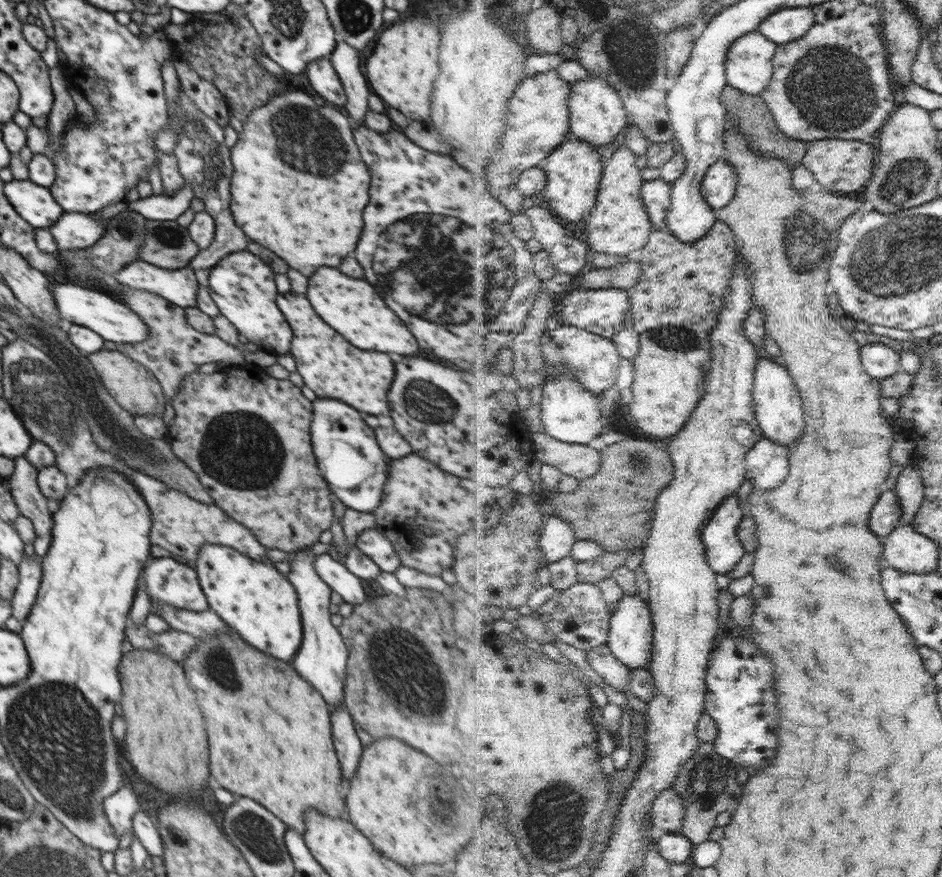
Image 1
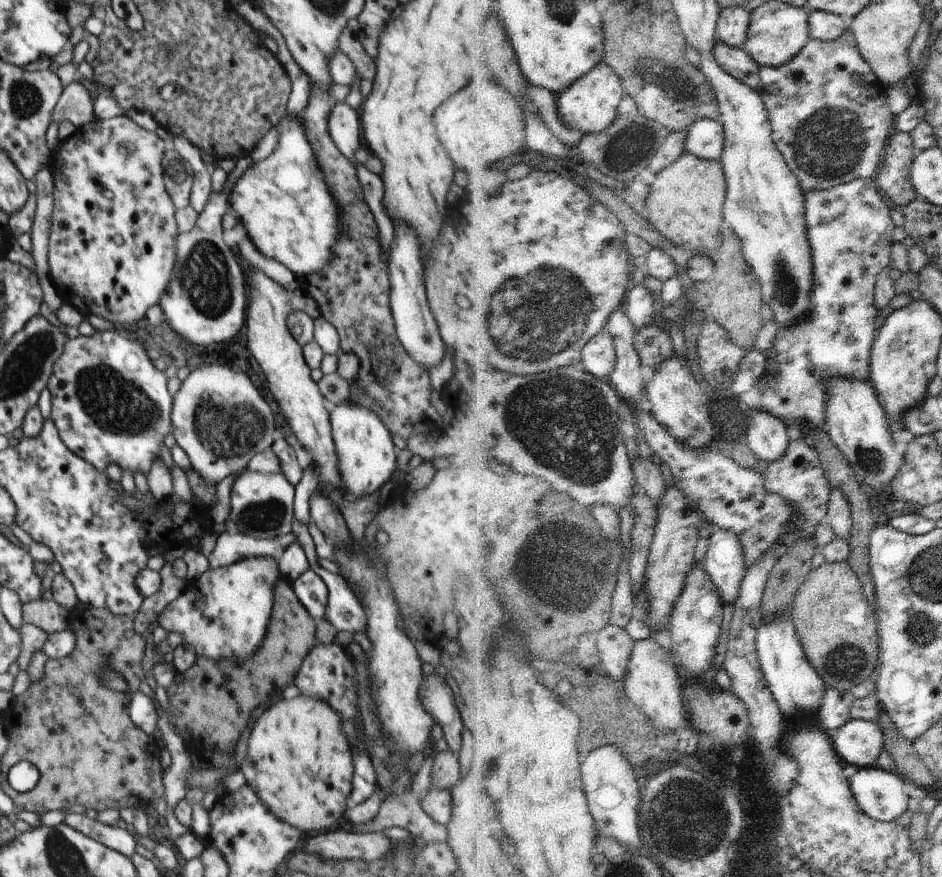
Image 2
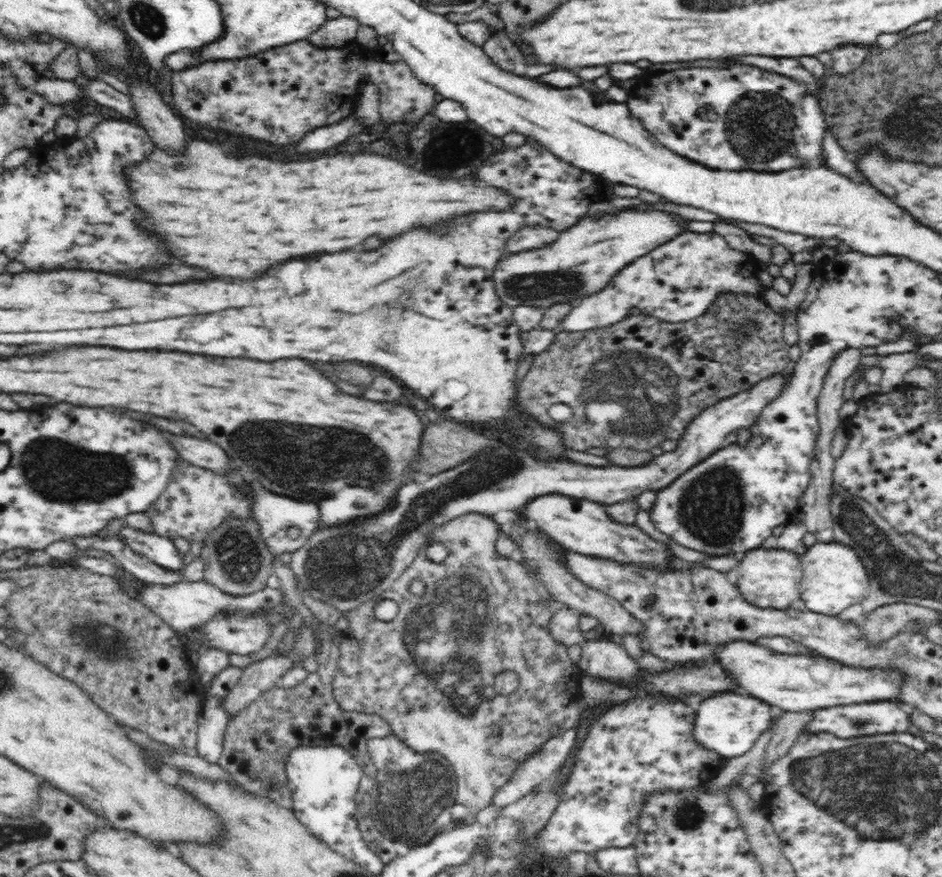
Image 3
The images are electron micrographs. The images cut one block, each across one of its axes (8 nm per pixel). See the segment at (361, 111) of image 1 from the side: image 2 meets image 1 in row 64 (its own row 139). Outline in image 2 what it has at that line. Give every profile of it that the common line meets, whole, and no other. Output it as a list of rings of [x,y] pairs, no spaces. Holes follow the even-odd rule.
[[[337,101],[328,116],[328,134],[342,155],[358,166],[358,162],[352,160],[360,146],[360,118],[357,110],[346,102]]]

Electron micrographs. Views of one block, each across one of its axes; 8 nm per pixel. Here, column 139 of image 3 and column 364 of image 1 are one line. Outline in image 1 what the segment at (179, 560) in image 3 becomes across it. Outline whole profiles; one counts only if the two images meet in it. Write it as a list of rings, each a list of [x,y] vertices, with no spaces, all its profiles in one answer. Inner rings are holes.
[[[376,528],[362,531],[358,535],[356,546],[383,572],[393,574],[401,566],[394,543]]]

